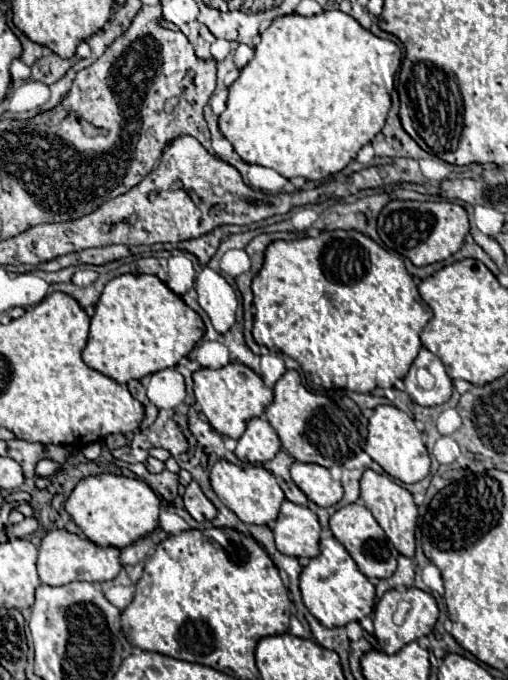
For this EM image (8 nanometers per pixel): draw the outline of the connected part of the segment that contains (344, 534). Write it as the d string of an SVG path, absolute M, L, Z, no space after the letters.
M353 502L347 504L343 508L339 508L331 518L329 518L329 528L333 532L333 536L345 546L345 550L351 554L351 558L355 560L355 564L359 566L359 570L369 578L369 580L381 580L381 578L389 578L395 568L397 568L397 548L391 544L391 540L385 536L383 528L377 524L377 520L373 518L373 514L361 504L361 502Z

